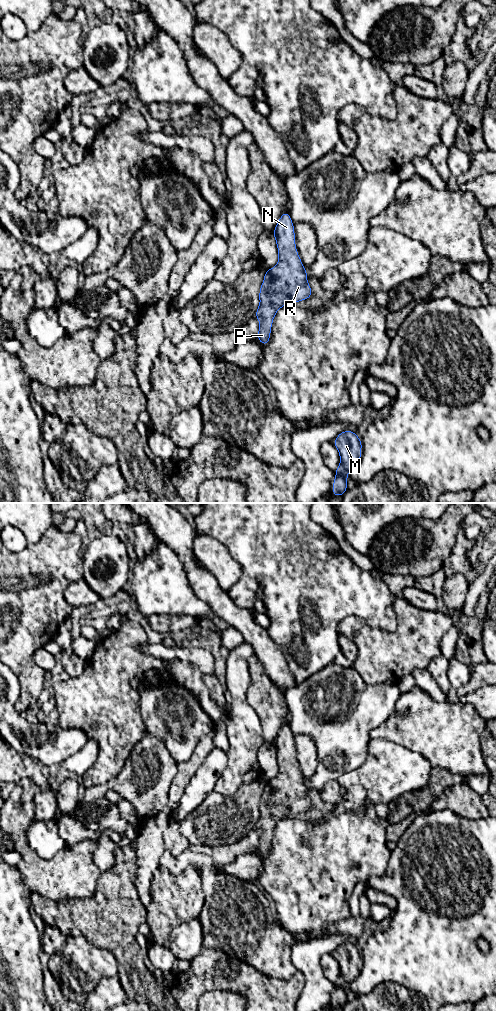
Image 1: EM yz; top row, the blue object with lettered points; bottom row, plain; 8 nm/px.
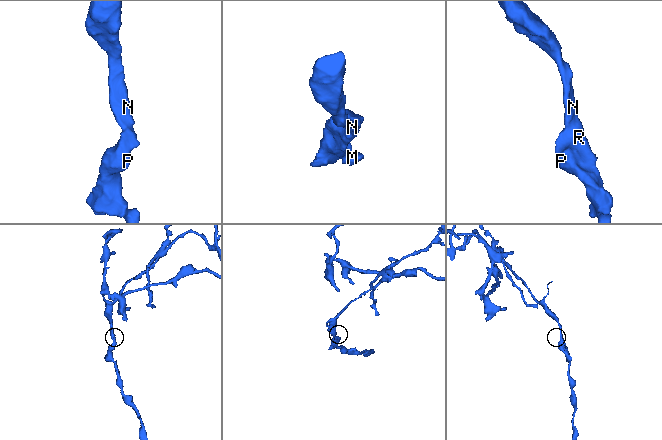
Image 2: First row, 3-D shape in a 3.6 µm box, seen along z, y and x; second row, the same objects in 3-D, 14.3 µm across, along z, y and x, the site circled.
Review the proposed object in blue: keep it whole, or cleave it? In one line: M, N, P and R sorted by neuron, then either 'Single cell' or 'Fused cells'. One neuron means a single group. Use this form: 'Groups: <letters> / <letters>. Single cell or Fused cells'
Groups: M N P R. Single cell

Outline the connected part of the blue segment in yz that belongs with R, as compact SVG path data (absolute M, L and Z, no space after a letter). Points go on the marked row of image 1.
M288 211L281 215L272 234L279 260L272 269L266 269L259 291L260 304L255 313L259 320L257 338L262 345L269 343L273 319L281 307L286 306L290 299L298 303L312 296L308 272L297 253L294 223Z

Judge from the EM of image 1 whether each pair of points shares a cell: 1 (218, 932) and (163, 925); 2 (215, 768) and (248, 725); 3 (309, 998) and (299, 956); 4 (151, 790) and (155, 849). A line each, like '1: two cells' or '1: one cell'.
1: two cells
2: two cells
3: one cell
4: one cell

